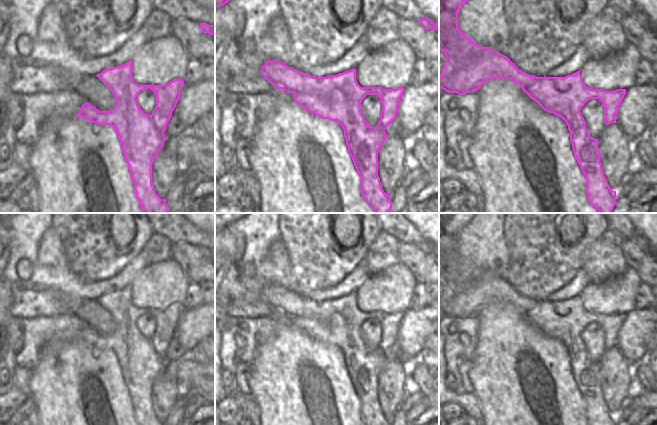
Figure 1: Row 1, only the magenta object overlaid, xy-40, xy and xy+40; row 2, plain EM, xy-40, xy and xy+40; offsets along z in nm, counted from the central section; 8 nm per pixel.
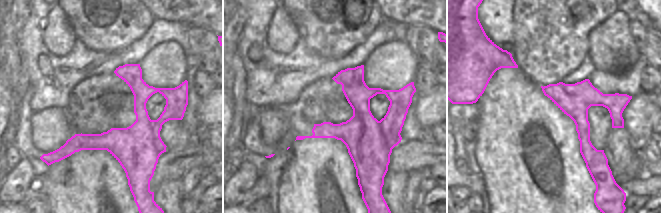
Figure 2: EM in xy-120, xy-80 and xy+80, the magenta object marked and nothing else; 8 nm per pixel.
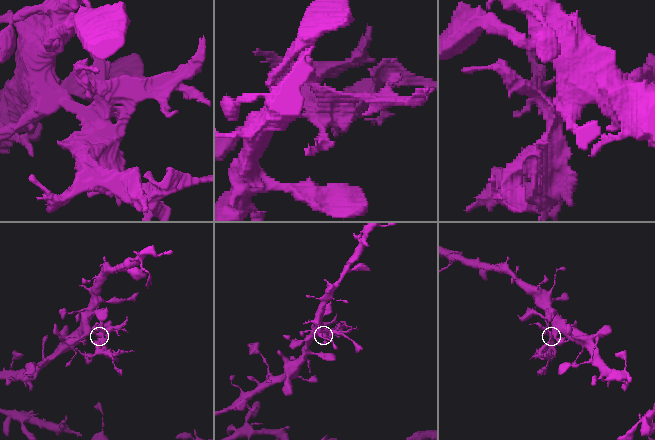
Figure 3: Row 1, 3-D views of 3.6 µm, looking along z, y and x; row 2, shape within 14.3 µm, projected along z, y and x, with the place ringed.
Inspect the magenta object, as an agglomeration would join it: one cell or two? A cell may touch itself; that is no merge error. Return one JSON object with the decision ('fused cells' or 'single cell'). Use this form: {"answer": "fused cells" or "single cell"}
{"answer": "fused cells"}

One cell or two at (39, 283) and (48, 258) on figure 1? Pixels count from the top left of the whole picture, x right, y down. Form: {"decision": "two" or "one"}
{"decision": "two"}

